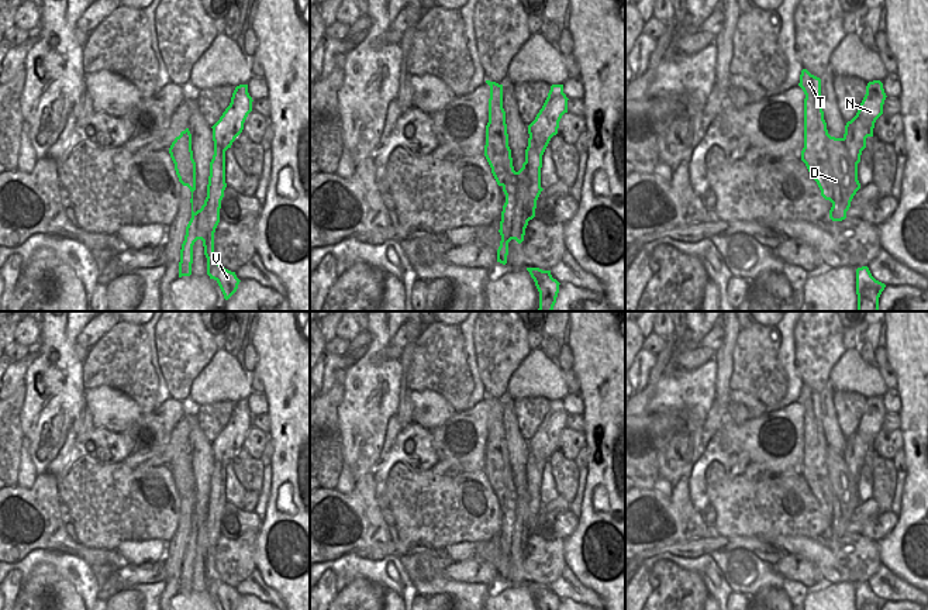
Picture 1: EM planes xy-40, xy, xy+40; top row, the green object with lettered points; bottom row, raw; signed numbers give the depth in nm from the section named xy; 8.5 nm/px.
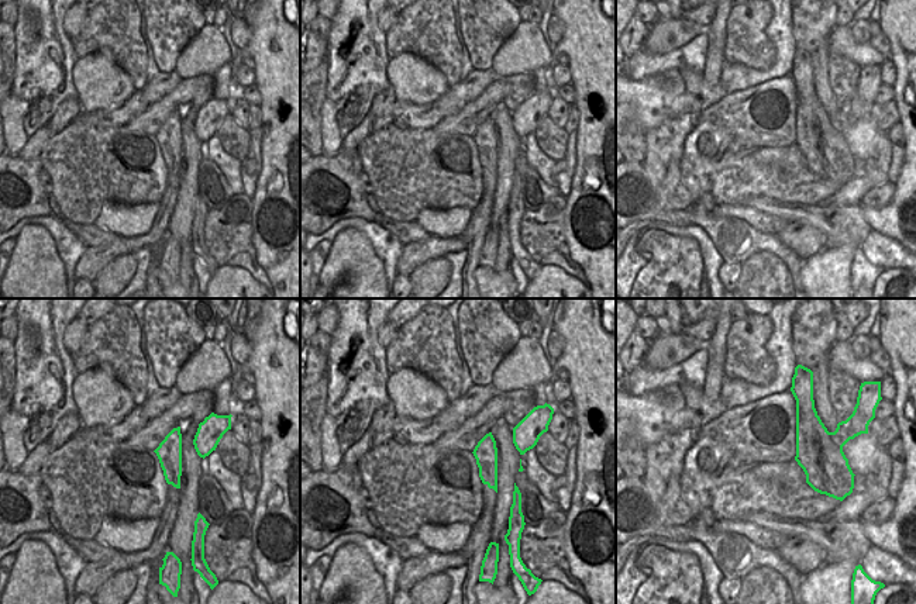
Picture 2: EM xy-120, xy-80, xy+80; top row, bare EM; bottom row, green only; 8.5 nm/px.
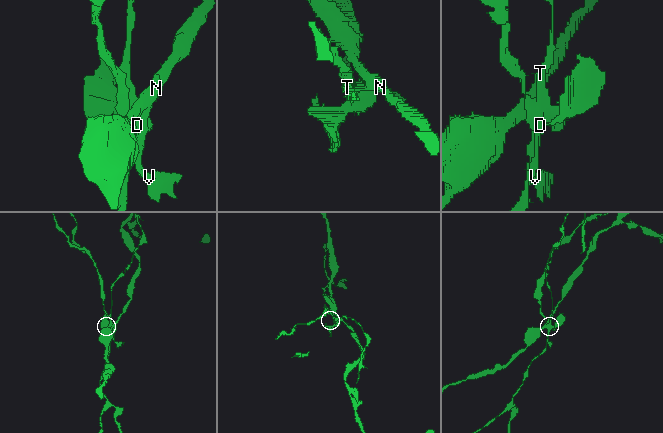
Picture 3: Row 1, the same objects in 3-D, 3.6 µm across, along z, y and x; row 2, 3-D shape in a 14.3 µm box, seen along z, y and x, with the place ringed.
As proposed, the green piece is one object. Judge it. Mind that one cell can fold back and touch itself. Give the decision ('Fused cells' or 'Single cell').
Fused cells.

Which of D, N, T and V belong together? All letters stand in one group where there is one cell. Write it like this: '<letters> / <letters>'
D T V / N

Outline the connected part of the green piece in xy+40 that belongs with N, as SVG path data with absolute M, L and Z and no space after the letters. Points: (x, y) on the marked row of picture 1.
M880 80L869 82L866 86L866 94L856 116L845 125L842 139L856 165L860 162L862 151L866 148L866 138L873 137L874 123L883 114L886 97L887 96Z

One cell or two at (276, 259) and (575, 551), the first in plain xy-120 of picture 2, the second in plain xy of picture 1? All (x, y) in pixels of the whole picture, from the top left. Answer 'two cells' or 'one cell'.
one cell

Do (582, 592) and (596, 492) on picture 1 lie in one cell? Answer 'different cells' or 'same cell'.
different cells

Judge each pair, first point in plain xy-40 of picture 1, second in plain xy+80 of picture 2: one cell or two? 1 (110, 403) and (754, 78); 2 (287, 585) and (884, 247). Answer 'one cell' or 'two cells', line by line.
1: one cell
2: two cells

